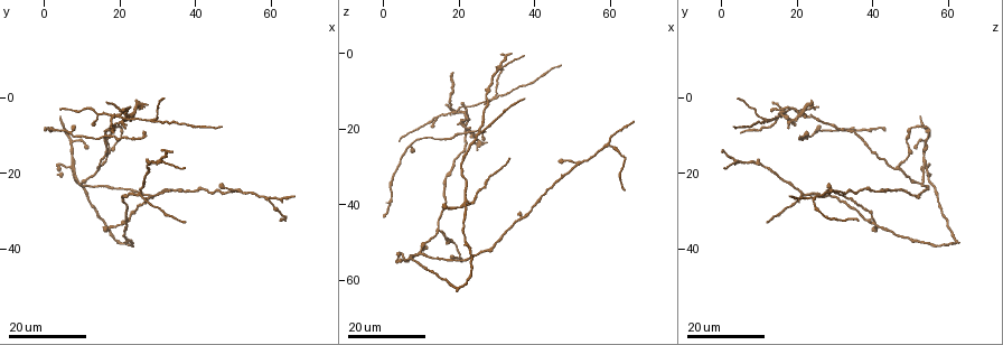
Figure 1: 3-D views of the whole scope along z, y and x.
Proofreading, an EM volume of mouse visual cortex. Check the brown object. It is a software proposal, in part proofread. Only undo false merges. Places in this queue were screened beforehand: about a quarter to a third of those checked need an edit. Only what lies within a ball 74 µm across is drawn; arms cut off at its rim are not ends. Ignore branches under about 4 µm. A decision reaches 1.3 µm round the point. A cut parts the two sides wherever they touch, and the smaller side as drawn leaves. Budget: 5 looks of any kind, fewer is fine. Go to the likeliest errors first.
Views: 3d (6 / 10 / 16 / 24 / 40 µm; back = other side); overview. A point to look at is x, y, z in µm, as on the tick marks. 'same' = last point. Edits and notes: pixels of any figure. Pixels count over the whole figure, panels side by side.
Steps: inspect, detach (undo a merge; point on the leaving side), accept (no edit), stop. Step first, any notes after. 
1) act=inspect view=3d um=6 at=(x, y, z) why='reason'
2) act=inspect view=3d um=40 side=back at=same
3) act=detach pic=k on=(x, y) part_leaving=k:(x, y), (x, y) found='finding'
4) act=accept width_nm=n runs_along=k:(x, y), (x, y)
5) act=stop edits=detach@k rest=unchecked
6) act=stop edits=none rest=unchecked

act=inspect view=3d um=24 at=(8.0, 18.0, 53.0) why='two arms in line, one across'

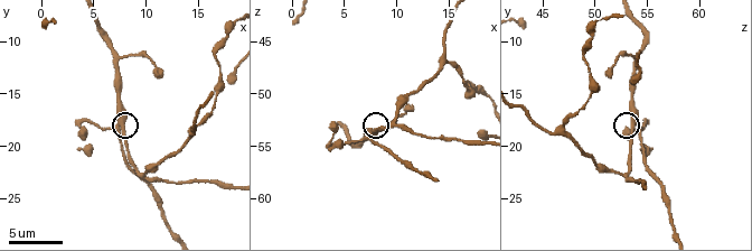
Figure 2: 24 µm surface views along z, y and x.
act=inspect view=3d um=6 at=(7.6, 18.2, 53.4)

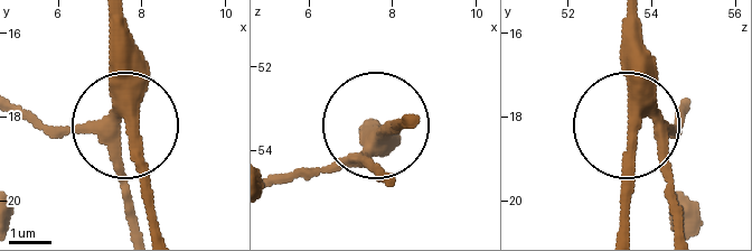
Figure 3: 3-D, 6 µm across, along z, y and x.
act=inspect view=3d um=6 side=back at=(7.85, 18.25, 53.55)

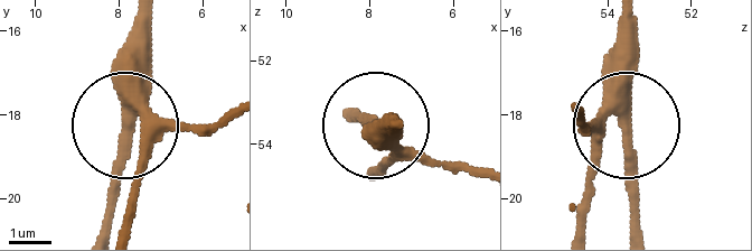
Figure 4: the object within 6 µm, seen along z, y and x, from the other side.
act=accept width_nm=290 runs_along=4:(132, 177), (142, 138), (121, 117), (132, 24) found='continuous, no second neuron'

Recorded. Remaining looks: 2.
act=inspect view=3d um=16 at=(52.0, 25.0, 29.0) why='three-way junction'

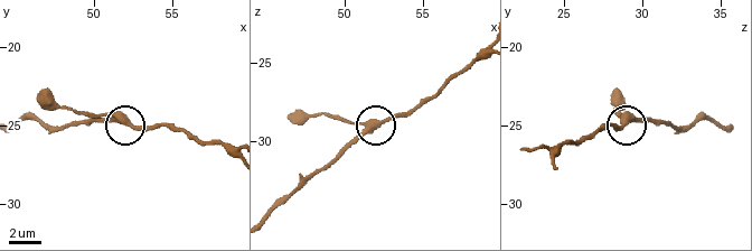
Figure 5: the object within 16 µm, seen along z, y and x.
act=inspect view=3d um=10 at=(51.4, 24.4, 29.0)

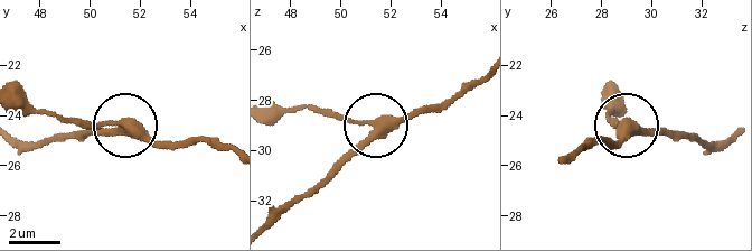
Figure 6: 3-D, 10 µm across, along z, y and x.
act=accept width_nm=330 runs_along=6:(24, 139), (75, 139), (122, 128), (58, 120) found='continuous, no second neuron'

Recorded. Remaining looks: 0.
act=stop edits=none rest=unchecked

